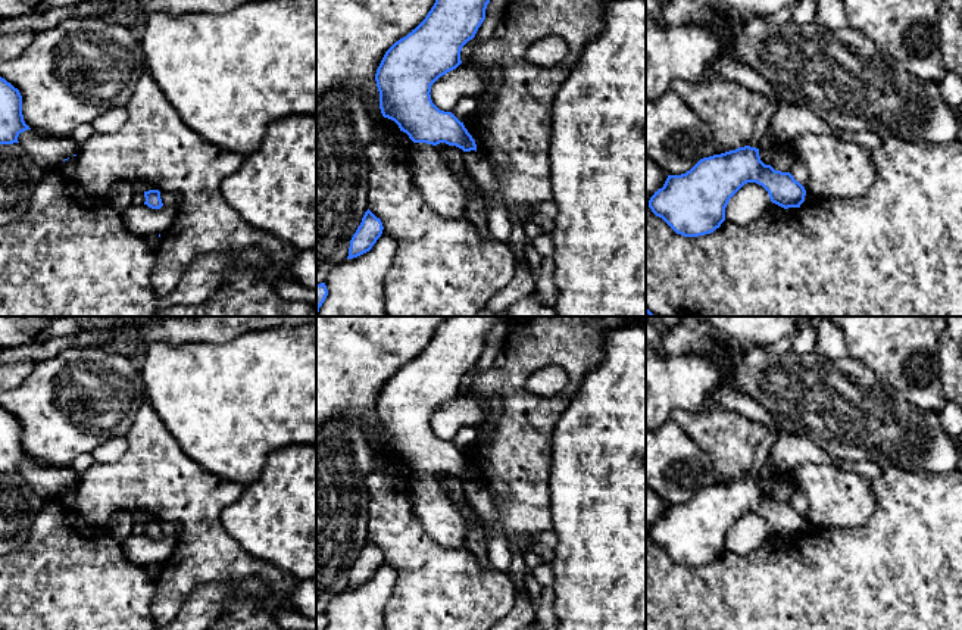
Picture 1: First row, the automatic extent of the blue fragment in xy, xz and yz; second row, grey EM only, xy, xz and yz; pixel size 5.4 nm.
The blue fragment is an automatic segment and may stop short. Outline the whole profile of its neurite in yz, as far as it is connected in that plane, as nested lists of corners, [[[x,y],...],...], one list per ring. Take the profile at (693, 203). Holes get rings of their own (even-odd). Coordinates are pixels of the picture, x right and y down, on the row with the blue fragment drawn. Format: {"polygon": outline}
{"polygon": [[[744,146],[703,158],[685,174],[668,175],[649,208],[677,234],[710,234],[725,221],[730,199],[747,183],[762,185],[771,202],[784,209],[805,202],[806,190],[790,172],[765,165],[759,149]]]}

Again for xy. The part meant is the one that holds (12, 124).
{"polygon": [[[0,77],[0,144],[19,143],[21,132],[31,130],[22,115],[22,96]]]}

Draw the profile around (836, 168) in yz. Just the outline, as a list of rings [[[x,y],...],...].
[[[803,134],[790,140],[797,159],[808,168],[806,193],[824,199],[863,196],[875,183],[877,166],[859,144],[824,134]]]

